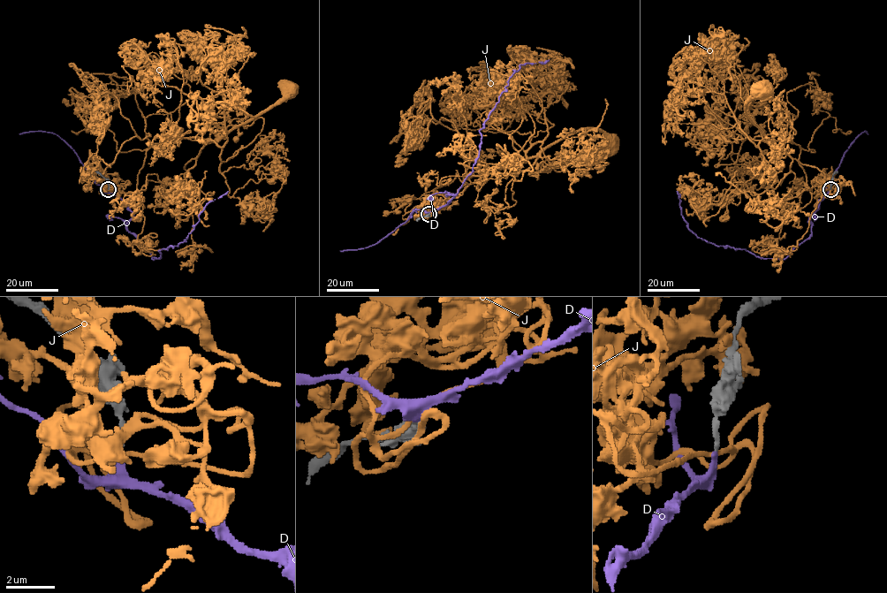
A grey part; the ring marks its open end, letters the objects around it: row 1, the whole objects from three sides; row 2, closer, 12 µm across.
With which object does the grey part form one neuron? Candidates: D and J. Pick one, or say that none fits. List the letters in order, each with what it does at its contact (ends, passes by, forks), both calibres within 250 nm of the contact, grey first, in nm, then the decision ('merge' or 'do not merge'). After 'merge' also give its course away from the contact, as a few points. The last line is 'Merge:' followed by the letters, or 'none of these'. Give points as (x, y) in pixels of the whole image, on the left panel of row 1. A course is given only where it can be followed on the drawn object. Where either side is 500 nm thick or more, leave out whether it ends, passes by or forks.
D: it ends | 220/260 nm | merge | via (109, 189), (127, 202), (132, 215), (126, 229), (153, 260), (162, 249), (185, 240), (204, 208), (228, 191)
J: it passes by | 220/170 nm | do not merge
Merge: D

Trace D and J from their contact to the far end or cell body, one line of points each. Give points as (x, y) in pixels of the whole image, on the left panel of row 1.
D: (109, 189), (127, 202), (132, 215), (126, 229), (153, 260), (162, 249), (185, 240), (204, 208), (228, 191)
J: (109, 189), (138, 193), (150, 148), (217, 140), (288, 88)

